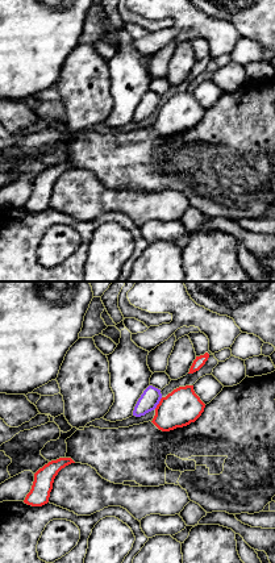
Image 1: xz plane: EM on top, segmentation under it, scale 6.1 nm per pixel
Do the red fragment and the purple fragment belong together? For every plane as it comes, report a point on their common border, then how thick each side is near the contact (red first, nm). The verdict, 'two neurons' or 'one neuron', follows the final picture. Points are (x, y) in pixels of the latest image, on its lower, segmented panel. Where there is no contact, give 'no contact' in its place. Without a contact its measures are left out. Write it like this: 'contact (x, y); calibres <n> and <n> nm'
contact (159, 403); calibres 220 and 120 nm

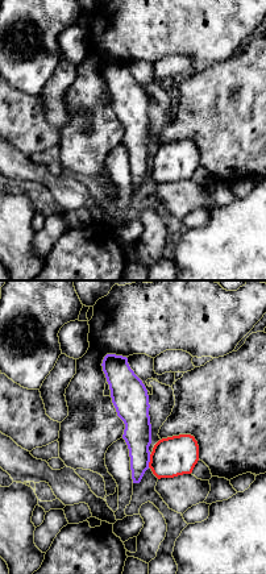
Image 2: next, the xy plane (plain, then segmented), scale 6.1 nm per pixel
contact (150, 461); calibres 240 and 170 nm

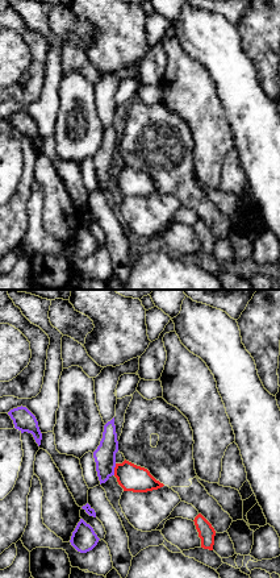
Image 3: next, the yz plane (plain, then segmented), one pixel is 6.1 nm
contact (115, 469); calibres 160 and 130 nm

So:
two neurons

